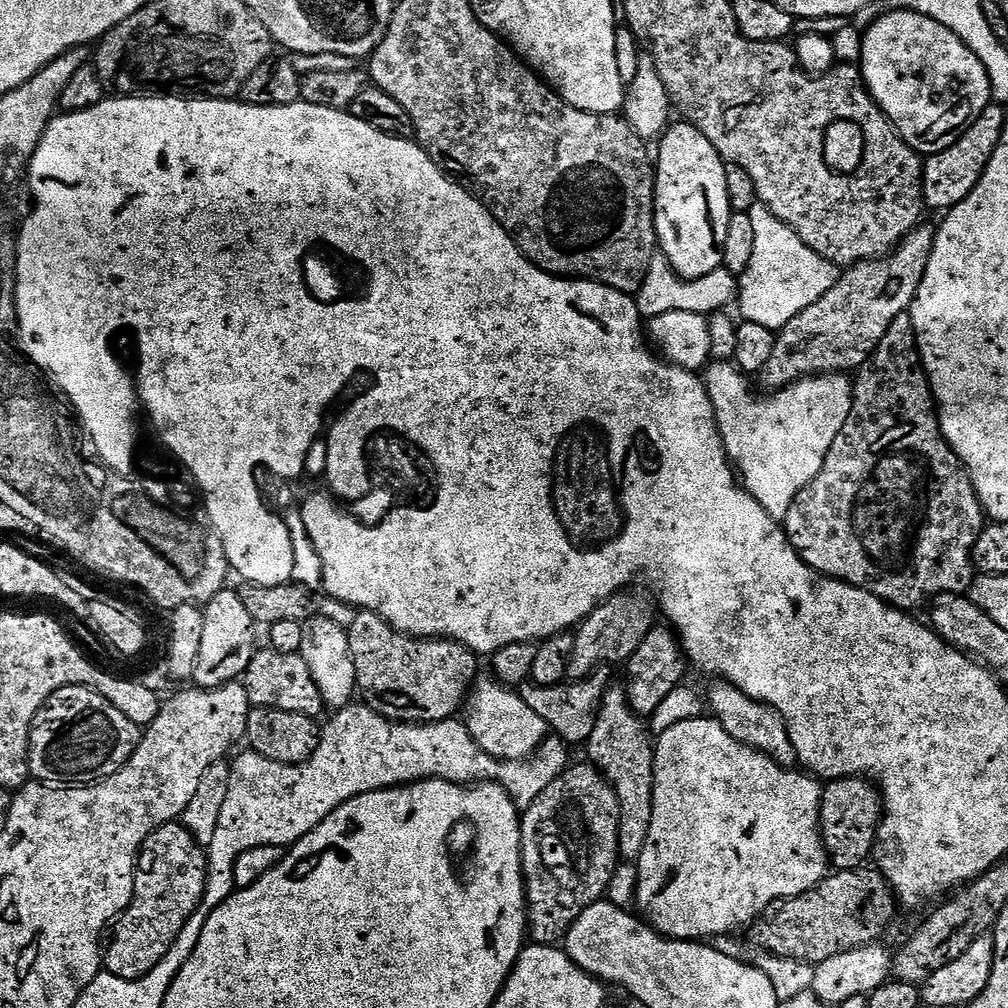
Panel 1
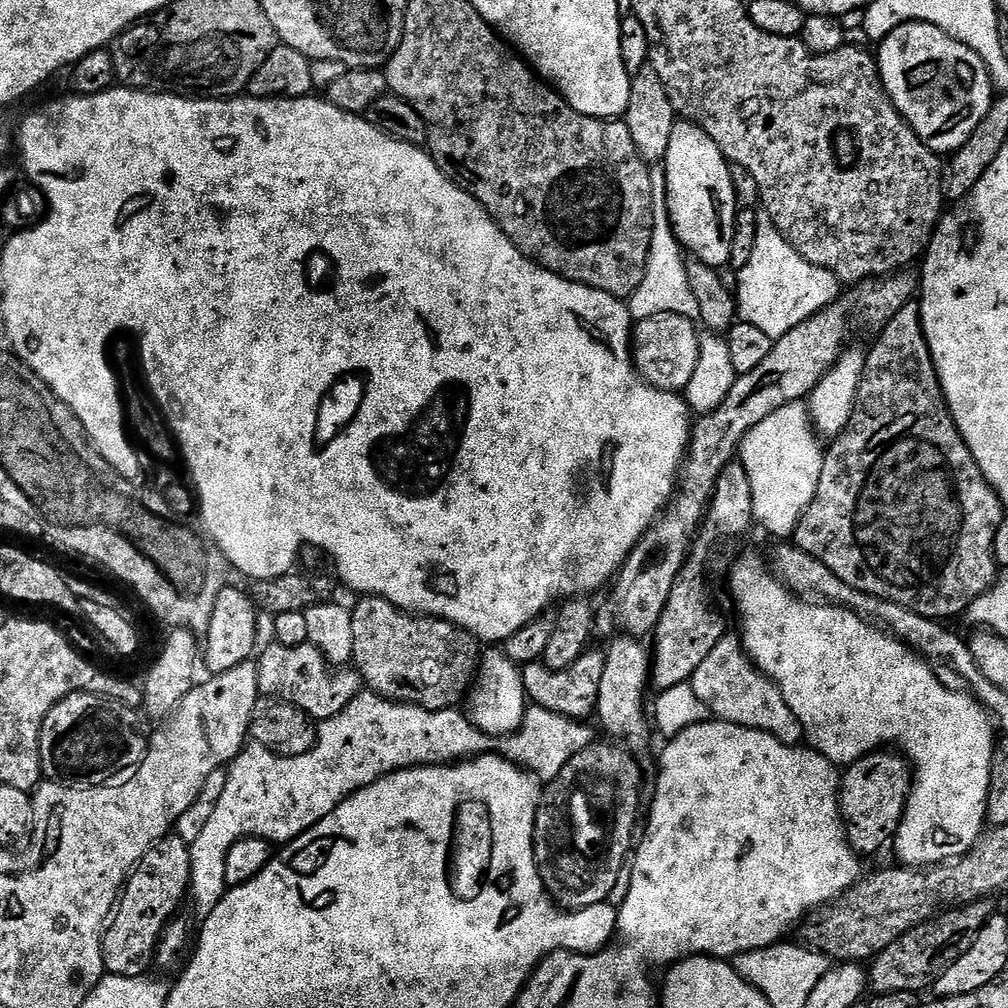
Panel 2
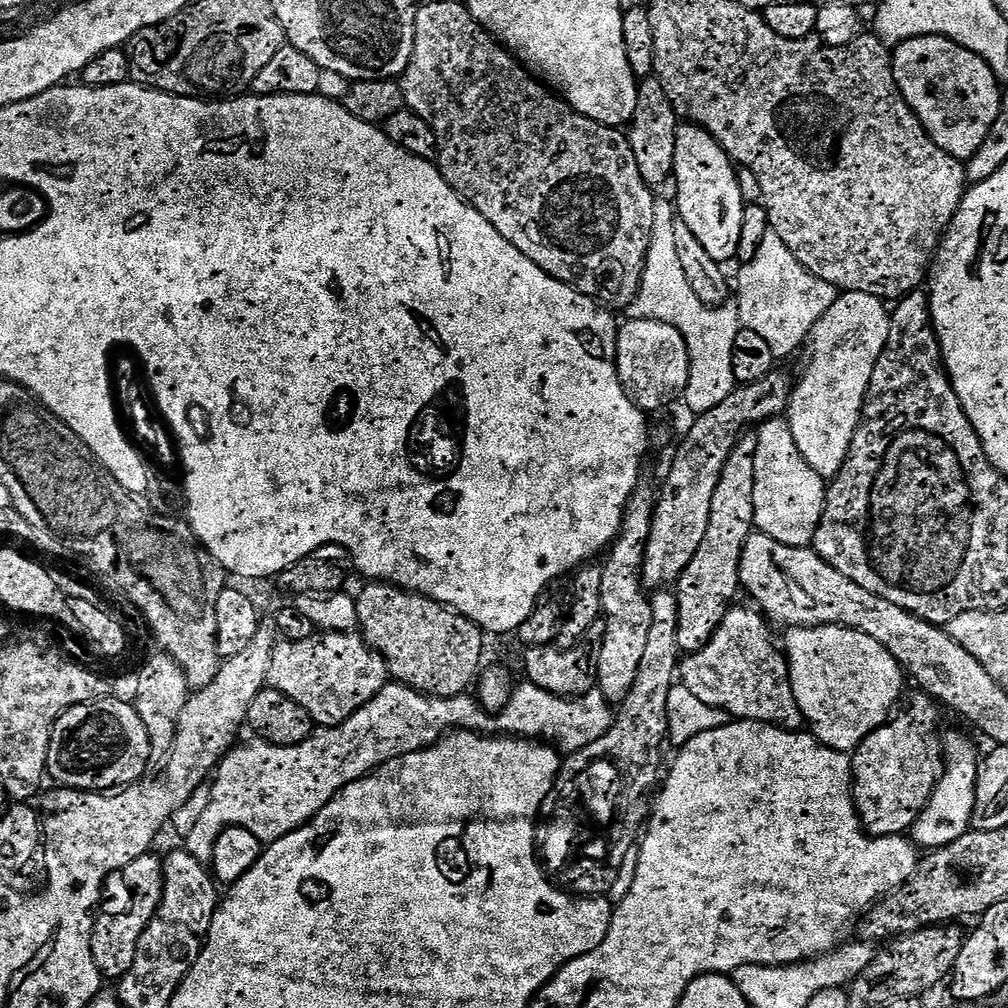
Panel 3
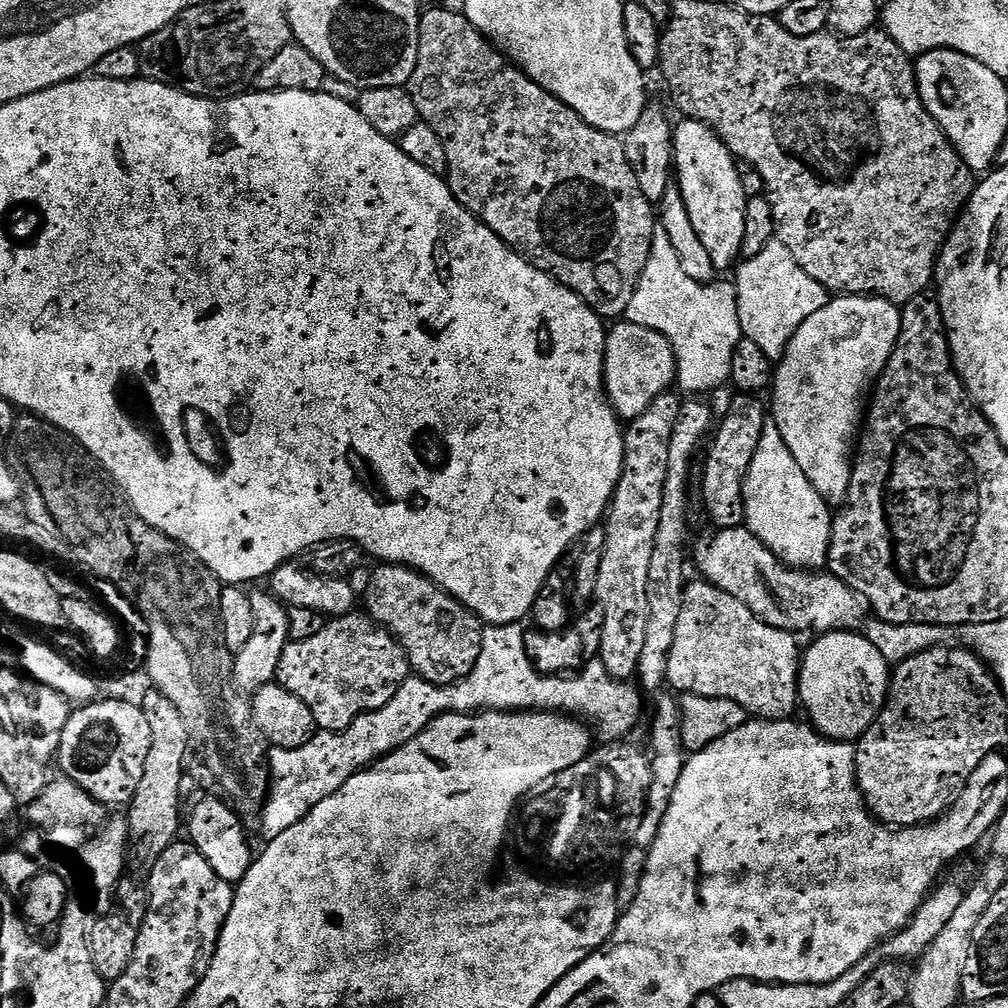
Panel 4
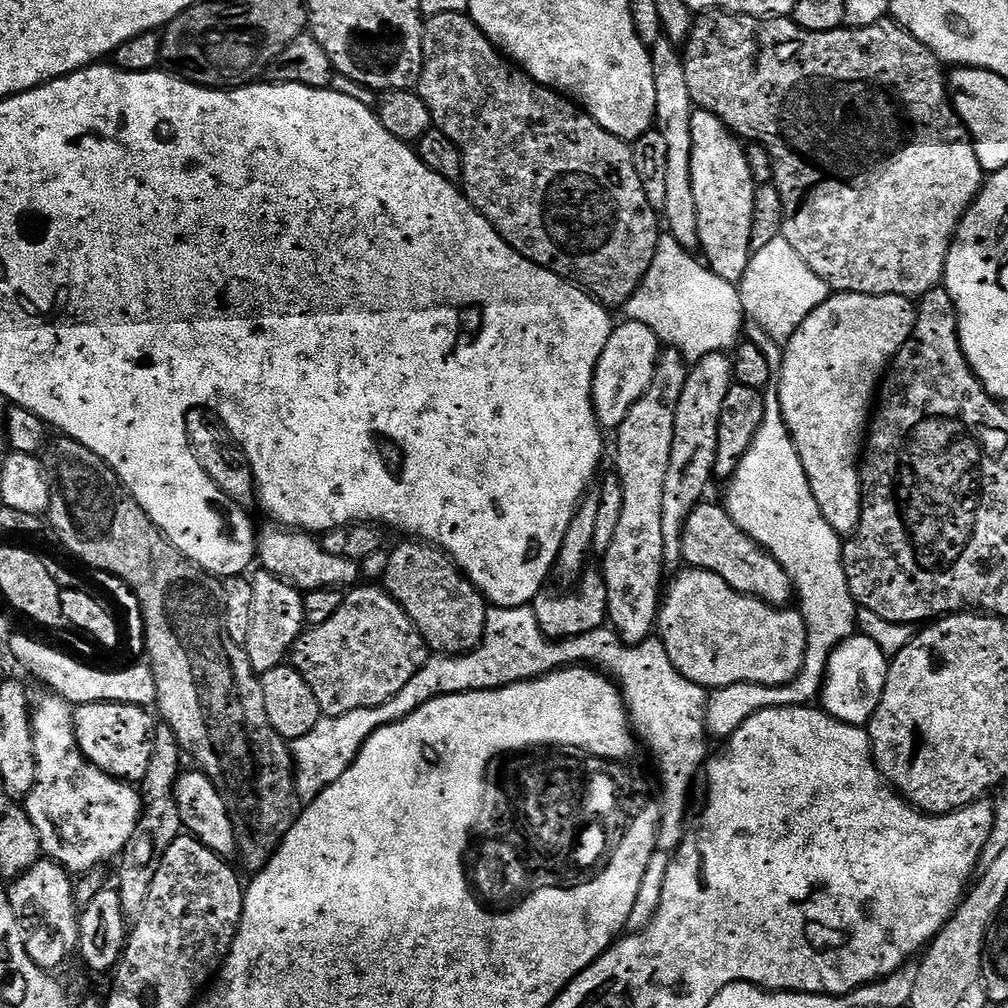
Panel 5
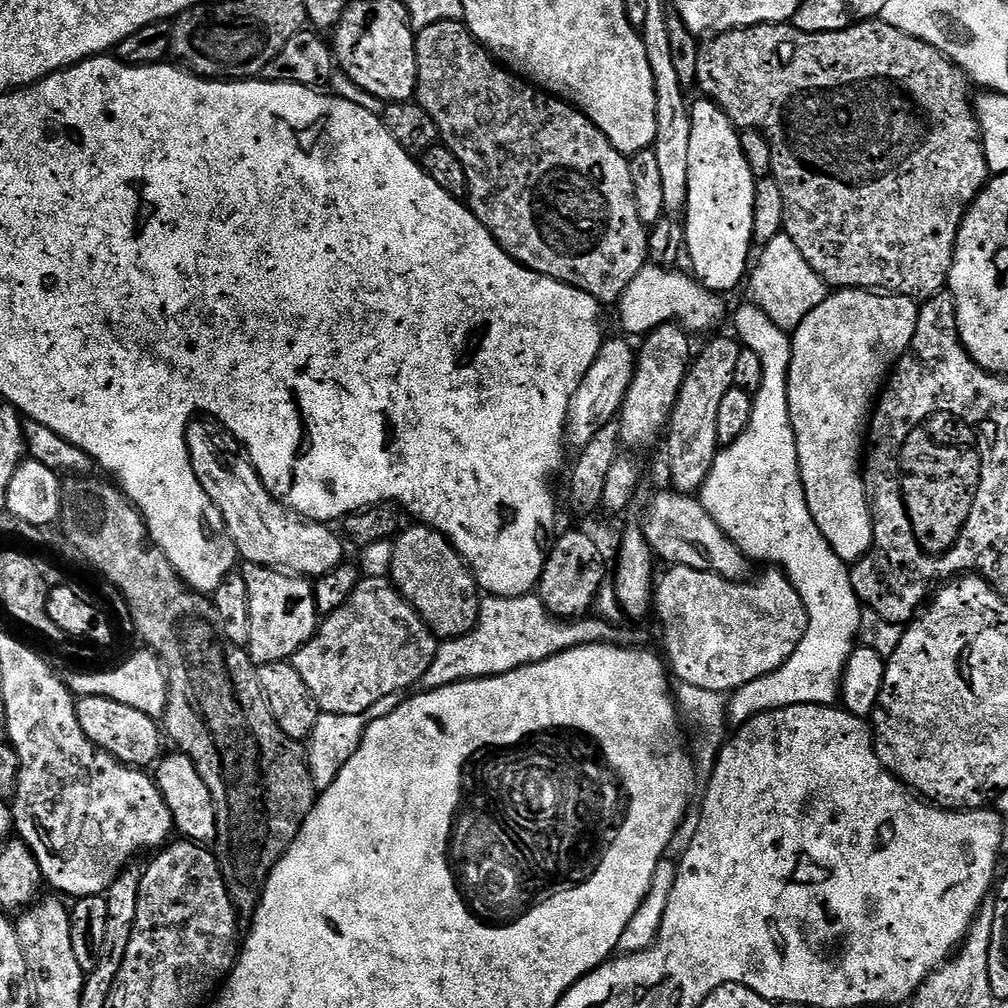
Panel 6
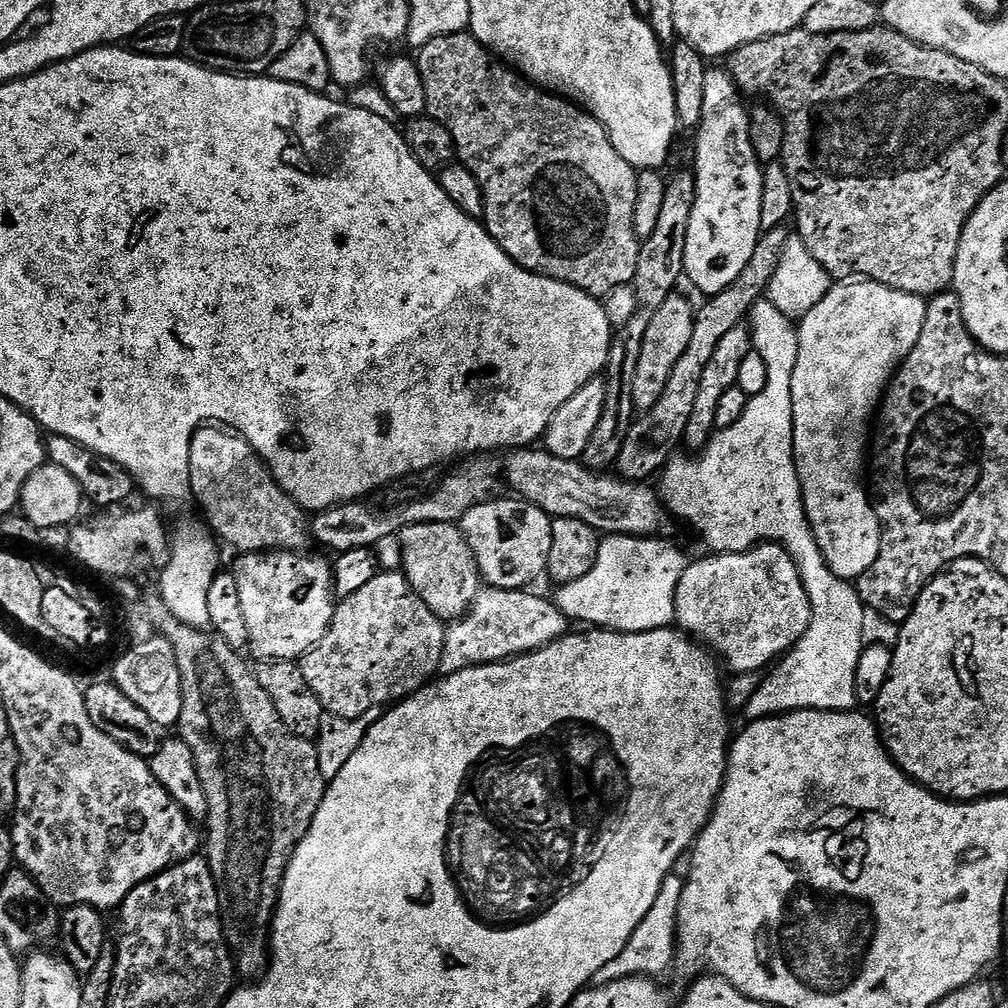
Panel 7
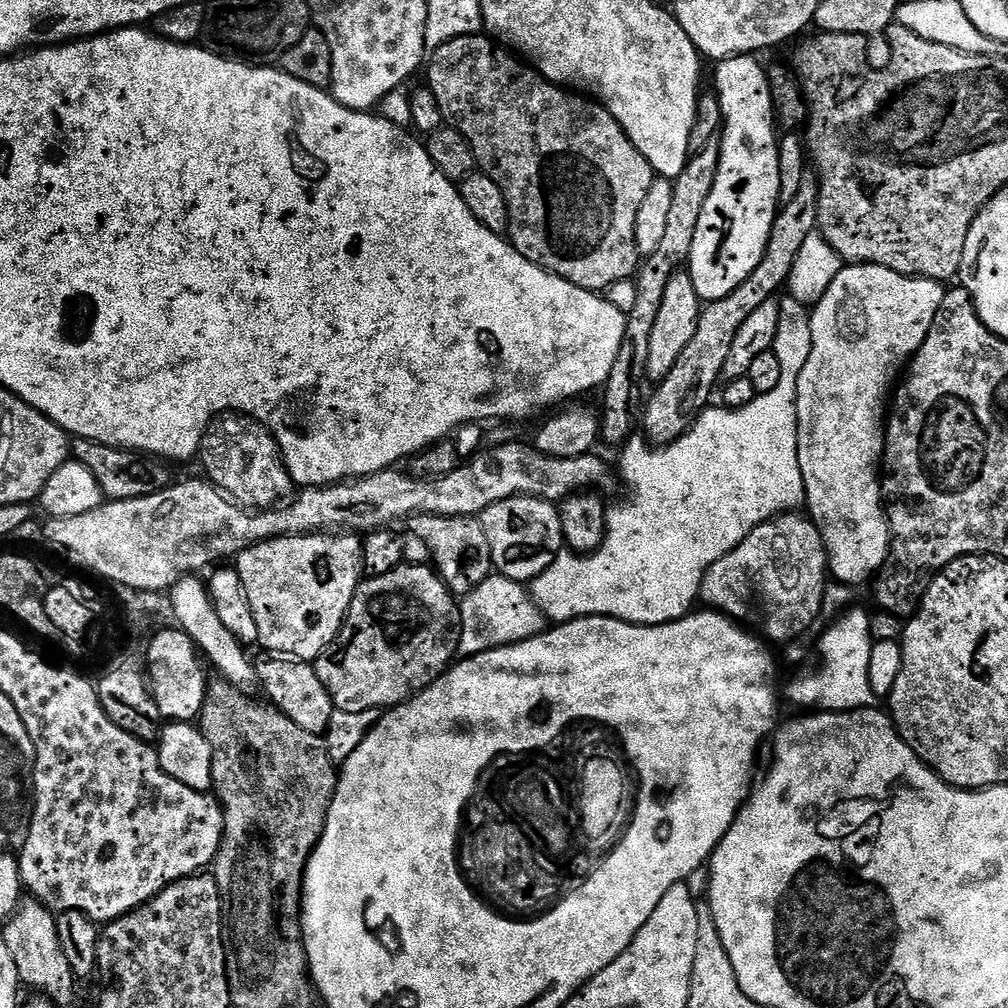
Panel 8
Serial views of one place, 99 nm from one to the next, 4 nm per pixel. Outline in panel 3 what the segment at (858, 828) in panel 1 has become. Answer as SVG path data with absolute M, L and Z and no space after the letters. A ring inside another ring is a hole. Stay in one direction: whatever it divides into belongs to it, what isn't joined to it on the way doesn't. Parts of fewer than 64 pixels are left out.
M910 692L903 697L898 711L888 723L875 728L851 753L852 797L860 824L869 836L905 835L930 802L936 782L944 771L941 705L924 692Z

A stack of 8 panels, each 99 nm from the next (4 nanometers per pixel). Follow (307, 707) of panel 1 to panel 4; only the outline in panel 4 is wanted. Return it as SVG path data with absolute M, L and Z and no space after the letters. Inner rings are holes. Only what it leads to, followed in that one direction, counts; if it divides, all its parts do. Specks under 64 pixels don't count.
M353 610L329 619L314 638L287 643L275 679L310 706L317 729L341 732L362 714L386 706L409 676L408 655L399 640L371 616Z

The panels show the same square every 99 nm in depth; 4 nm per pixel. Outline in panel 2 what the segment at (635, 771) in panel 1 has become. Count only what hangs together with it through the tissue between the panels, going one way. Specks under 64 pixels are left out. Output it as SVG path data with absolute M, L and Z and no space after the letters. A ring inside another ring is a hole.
M617 636L606 648L606 666L602 669L602 682L598 686L596 716L609 732L613 741L619 742L637 757L648 752L648 743L654 737L650 720L644 717L644 687L650 684L650 652L635 636Z

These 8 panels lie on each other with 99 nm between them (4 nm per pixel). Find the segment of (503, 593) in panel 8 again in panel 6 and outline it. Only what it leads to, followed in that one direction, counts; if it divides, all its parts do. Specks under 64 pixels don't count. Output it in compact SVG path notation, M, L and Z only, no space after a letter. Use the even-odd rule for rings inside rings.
M485 595L480 601L480 621L465 636L459 636L457 640L443 641L437 647L434 654L434 662L430 662L430 670L426 670L422 681L425 689L441 688L456 684L459 680L481 680L491 676L510 674L527 664L537 664L546 658L550 658L559 652L565 652L571 648L577 648L583 644L615 644L632 646L637 643L636 636L632 632L624 633L616 628L615 623L603 618L585 618L582 620L558 620L551 616L542 606L539 595L527 596L493 596Z

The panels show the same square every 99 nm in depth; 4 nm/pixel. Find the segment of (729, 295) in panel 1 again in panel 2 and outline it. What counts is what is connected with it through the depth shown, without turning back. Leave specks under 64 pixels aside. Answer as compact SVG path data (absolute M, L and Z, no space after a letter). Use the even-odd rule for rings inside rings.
M656 166L650 171L652 183L652 237L650 238L650 258L646 262L646 274L642 278L642 286L634 290L634 294L627 297L628 312L633 321L652 318L654 314L674 313L689 318L696 318L699 314L698 302L691 293L690 283L687 281L687 263L672 223L668 217L668 191L666 190L666 174L663 167Z

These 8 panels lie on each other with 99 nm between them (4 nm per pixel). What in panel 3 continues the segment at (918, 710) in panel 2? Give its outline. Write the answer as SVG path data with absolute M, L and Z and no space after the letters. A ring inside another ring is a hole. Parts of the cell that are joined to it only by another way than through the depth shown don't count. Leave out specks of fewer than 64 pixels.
M818 624L814 628L788 628L785 633L782 651L788 657L788 677L807 727L826 746L855 752L875 728L888 723L890 713L901 703L904 669L886 646L853 628ZM960 732L943 737L942 755L946 761L944 771L936 782L936 789L914 825L914 840L921 849L935 850L950 846L972 828L972 811L976 805L976 775L980 773L981 757L976 748Z

